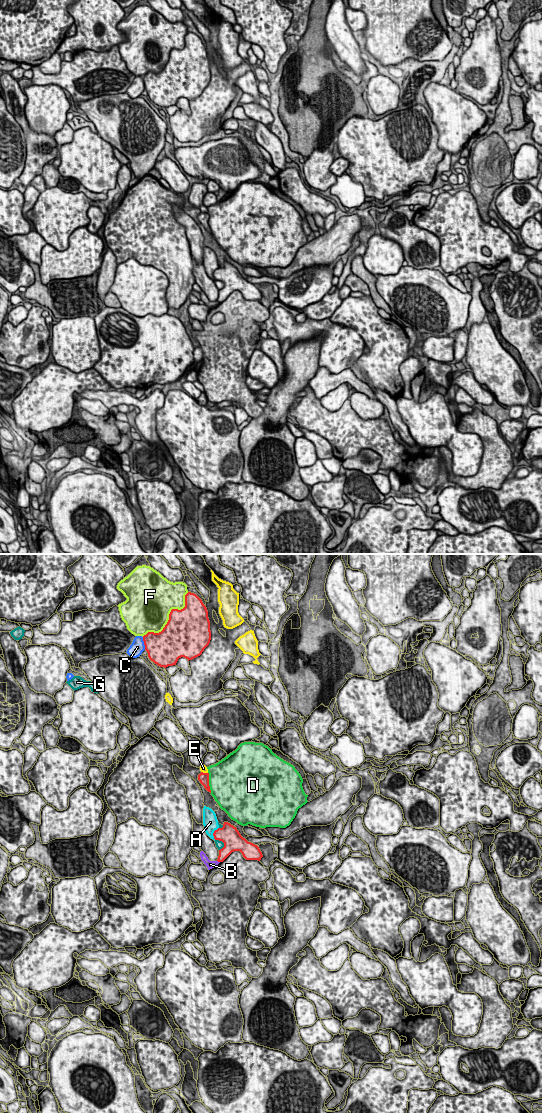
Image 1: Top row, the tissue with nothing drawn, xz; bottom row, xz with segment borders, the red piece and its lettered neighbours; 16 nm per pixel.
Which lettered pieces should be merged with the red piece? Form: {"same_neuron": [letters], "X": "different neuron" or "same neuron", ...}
{"same_neuron": [], "A": "different neuron", "B": "different neuron", "C": "different neuron", "D": "different neuron", "E": "different neuron", "F": "different neuron", "G": "different neuron"}

